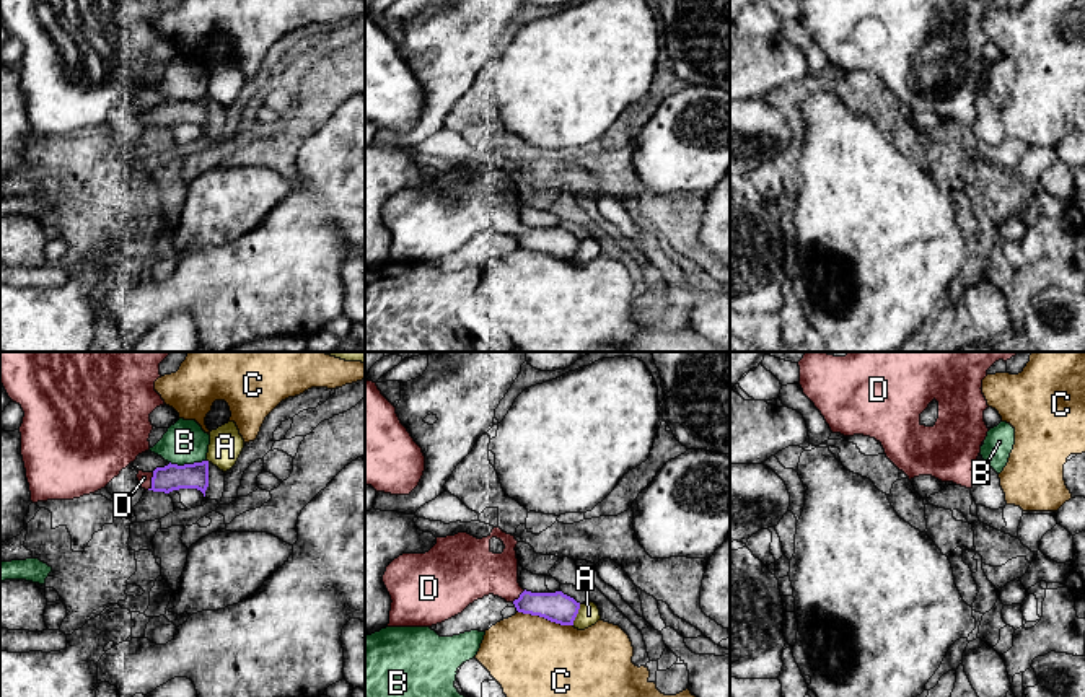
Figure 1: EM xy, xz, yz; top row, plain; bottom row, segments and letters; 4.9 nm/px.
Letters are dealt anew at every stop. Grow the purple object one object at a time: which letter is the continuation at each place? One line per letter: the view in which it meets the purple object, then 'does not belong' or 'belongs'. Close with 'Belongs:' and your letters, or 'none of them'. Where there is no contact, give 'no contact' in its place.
A: xz | does not belong
B: xy | does not belong
C: xz | does not belong
D: xy | belongs
Belongs: D

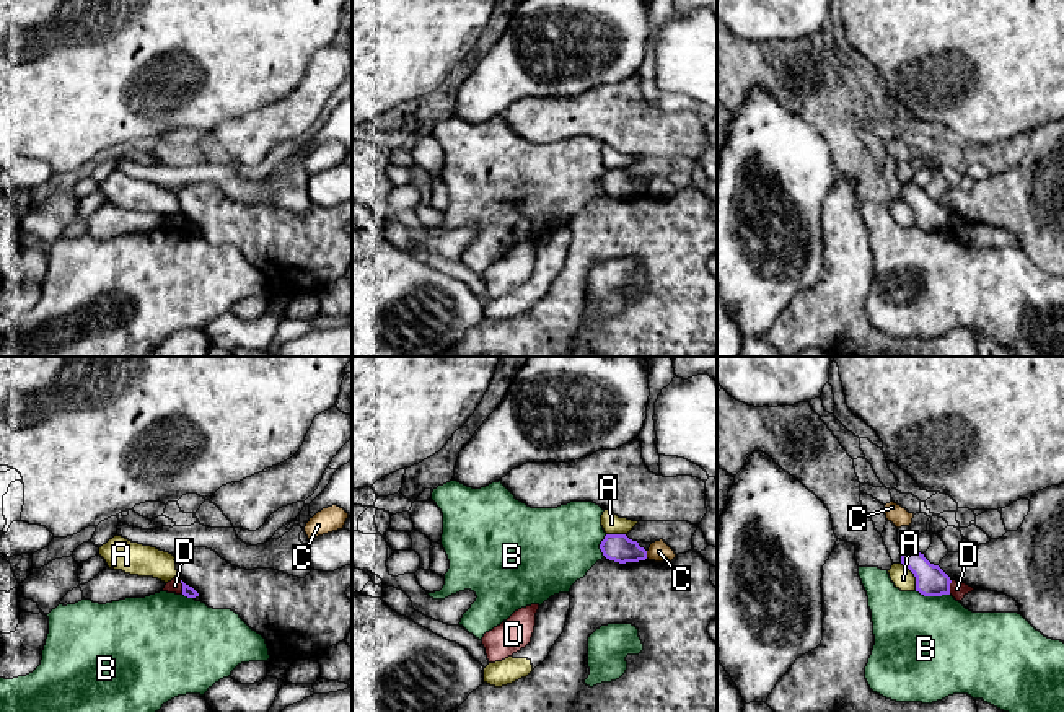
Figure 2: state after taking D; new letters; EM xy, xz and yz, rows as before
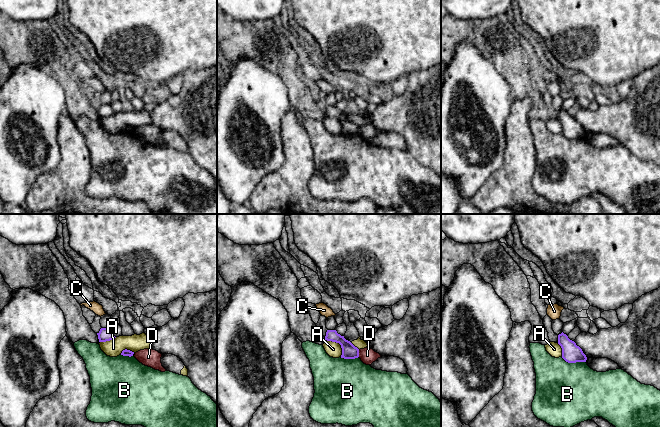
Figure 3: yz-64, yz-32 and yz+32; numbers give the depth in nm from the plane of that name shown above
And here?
A: yz | does not belong
B: yz | does not belong
C: xz | does not belong
D: xy | does not belong
Belongs: none of them

